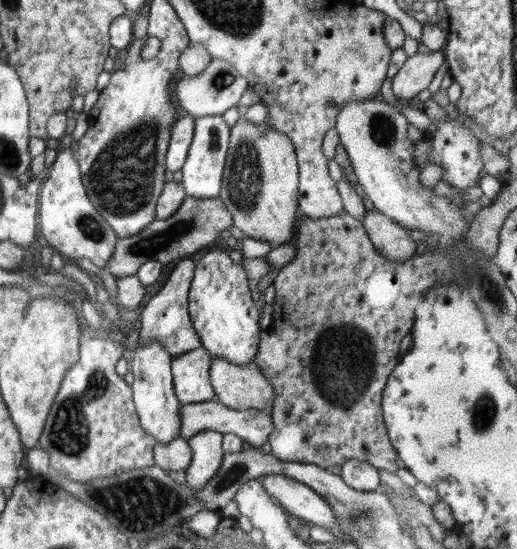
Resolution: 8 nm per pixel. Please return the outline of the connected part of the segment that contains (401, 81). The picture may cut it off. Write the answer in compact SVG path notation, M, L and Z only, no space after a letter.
M432 51L432 54L415 53L406 62L392 80L392 93L396 98L412 99L422 90L429 88L434 74L444 64L445 55L442 51Z

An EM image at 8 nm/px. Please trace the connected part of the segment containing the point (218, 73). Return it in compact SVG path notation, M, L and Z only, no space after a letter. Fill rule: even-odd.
M211 58L210 64L202 74L184 74L181 80L176 82L173 95L176 104L186 110L191 117L221 116L228 108L237 106L240 97L248 88L248 81L228 61Z

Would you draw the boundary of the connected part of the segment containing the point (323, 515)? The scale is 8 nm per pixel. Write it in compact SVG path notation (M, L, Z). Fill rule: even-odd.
M264 474L259 480L268 496L284 507L288 514L294 514L309 525L336 533L338 521L334 510L312 488L282 474Z

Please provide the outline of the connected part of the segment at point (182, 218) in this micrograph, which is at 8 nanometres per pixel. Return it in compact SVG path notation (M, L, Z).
M186 195L173 216L168 219L155 219L139 234L120 239L106 268L115 278L134 276L145 262L160 261L166 264L198 253L216 243L220 239L220 233L232 226L232 216L220 197L208 200Z

